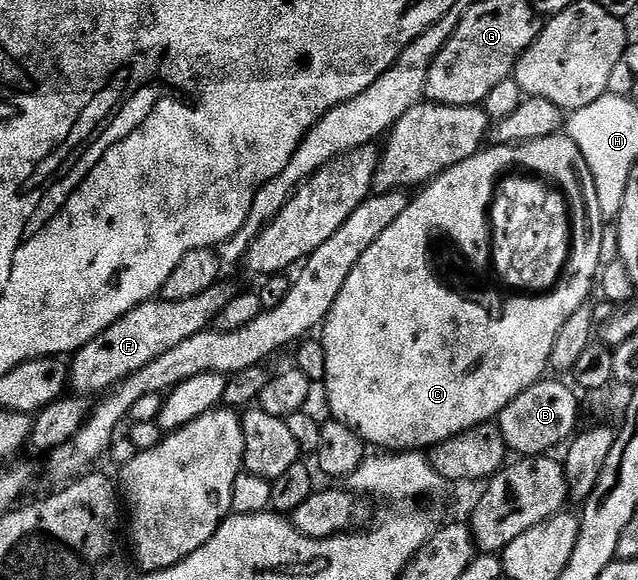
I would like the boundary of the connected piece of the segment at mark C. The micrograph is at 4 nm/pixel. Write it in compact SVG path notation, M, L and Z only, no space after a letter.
M567 135L484 147L470 159L429 181L417 192L420 194L416 198L413 196L409 200L398 219L394 219L394 223L390 223L390 227L386 227L386 231L382 231L376 242L360 256L322 322L322 388L328 392L328 409L332 412L329 414L351 427L369 446L377 445L377 450L427 451L470 427L486 425L499 418L500 412L519 393L545 376L554 339L568 314L581 304L584 284L592 273L592 249L577 244L570 254L570 268L555 288L541 296L544 297L541 301L522 302L520 313L512 313L514 301L511 296L490 307L494 289L480 281L476 259L468 255L468 244L483 228L484 196L488 194L492 173L505 162L512 161L544 169L544 173L552 173L552 177L560 177L560 181L568 185L574 214L574 237L577 242L586 240L592 209L594 213L590 200L590 174L578 147Z

